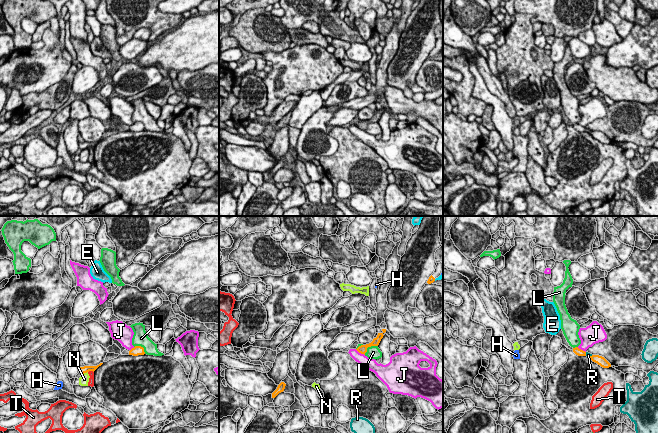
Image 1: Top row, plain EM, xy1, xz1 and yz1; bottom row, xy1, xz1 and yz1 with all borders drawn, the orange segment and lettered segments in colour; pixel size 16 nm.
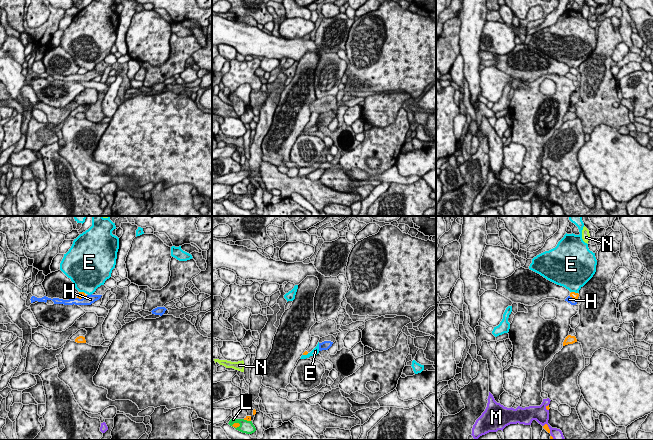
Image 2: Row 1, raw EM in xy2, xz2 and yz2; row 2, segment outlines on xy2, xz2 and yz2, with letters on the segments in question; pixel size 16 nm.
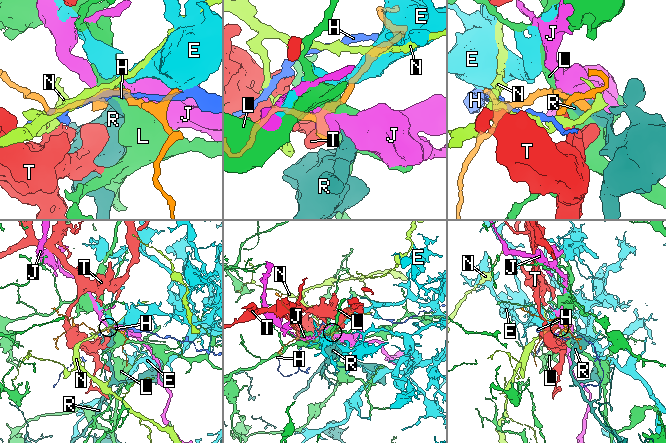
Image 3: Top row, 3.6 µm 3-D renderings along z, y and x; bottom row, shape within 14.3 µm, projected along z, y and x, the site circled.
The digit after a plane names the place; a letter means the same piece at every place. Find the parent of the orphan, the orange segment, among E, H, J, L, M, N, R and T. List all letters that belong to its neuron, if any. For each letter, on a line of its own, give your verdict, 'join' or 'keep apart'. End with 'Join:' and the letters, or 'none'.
E: keep apart
H: keep apart
J: keep apart
L: keep apart
M: keep apart
N: keep apart
R: keep apart
T: keep apart
Join: none

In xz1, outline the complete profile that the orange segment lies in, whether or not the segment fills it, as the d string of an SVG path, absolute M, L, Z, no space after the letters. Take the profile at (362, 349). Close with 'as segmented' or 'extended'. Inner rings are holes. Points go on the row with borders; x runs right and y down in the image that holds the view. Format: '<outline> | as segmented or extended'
M378 333L377 337L373 339L373 341L369 344L366 344L366 345L361 345L359 346L356 350L361 353L361 354L364 354L367 352L367 348L368 347L371 347L371 346L378 346L381 339L383 338L383 333Z | as segmented

